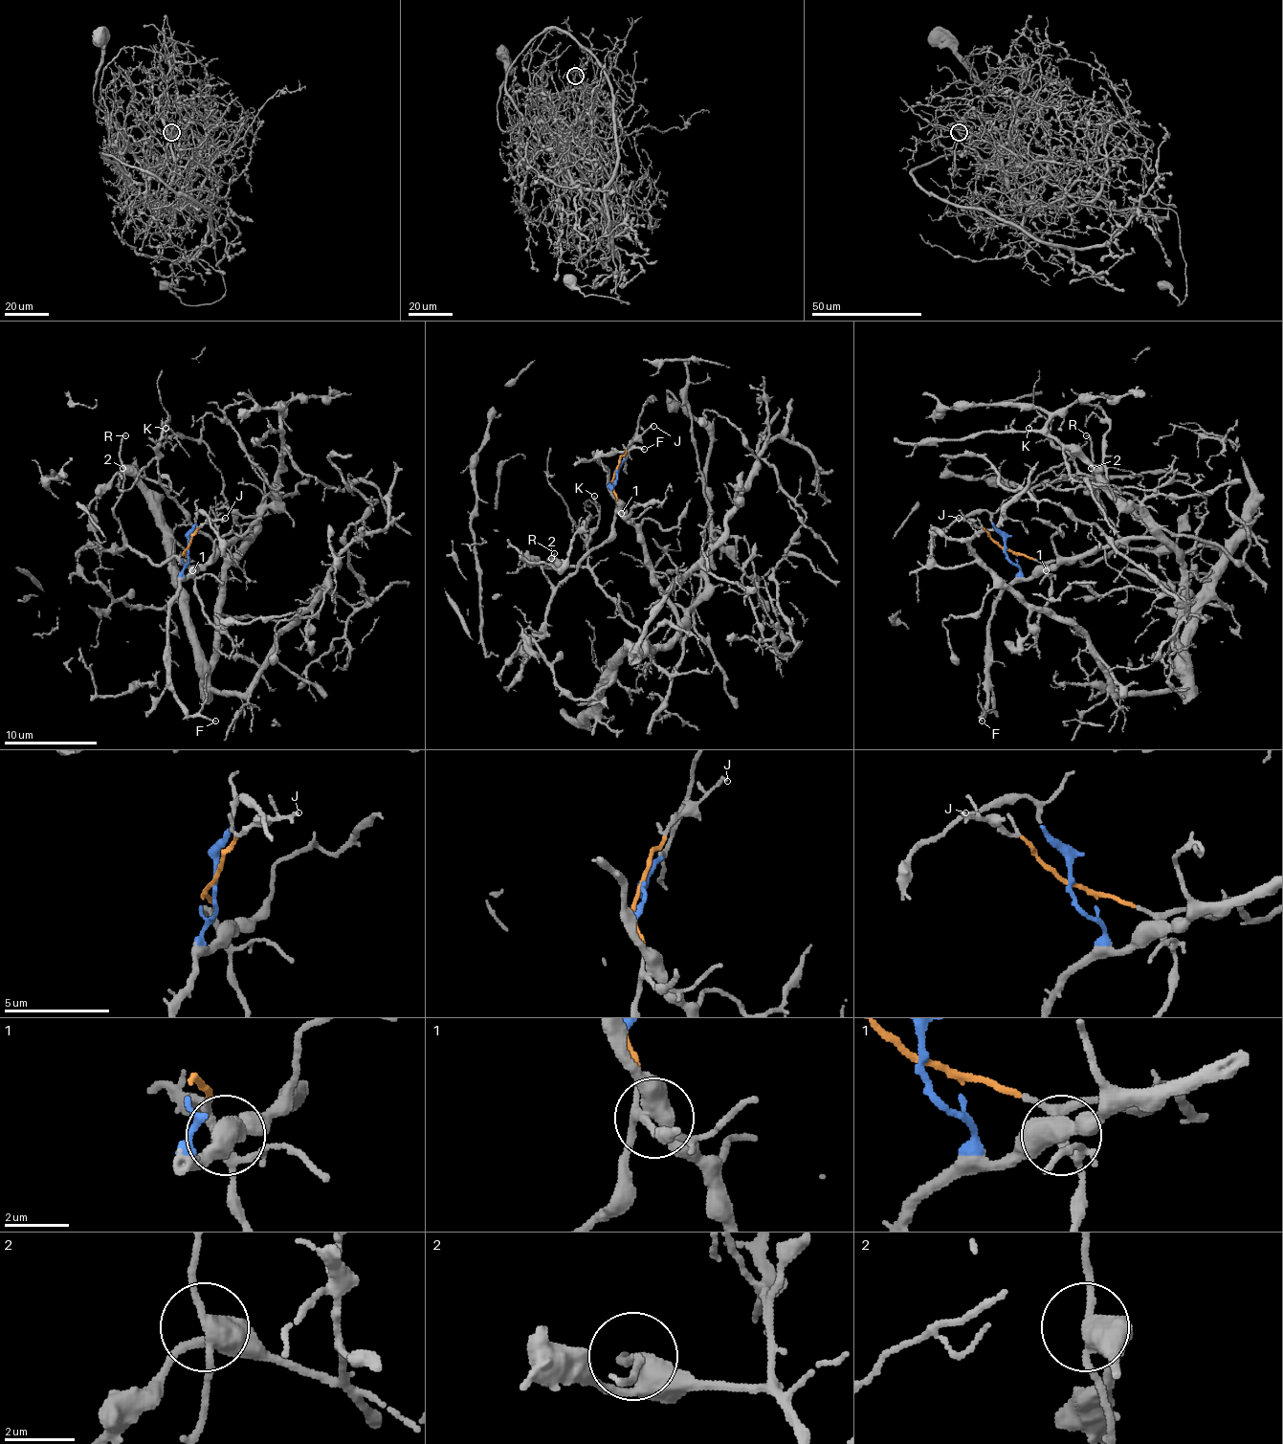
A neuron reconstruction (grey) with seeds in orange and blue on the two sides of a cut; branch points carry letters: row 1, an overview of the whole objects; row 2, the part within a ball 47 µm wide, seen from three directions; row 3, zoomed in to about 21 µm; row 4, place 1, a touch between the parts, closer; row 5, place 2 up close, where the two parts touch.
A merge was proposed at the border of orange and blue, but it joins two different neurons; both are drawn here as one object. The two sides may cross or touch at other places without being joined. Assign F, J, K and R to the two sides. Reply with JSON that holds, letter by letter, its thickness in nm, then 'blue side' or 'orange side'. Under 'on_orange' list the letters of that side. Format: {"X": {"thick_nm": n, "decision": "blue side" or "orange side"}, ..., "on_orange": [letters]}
{"F": {"thick_nm": 150, "decision": "blue side"}, "J": {"thick_nm": 150, "decision": "orange side"}, "K": {"thick_nm": 120, "decision": "blue side"}, "R": {"thick_nm": 140, "decision": "orange side"}, "on_orange": ["J", "R"]}

